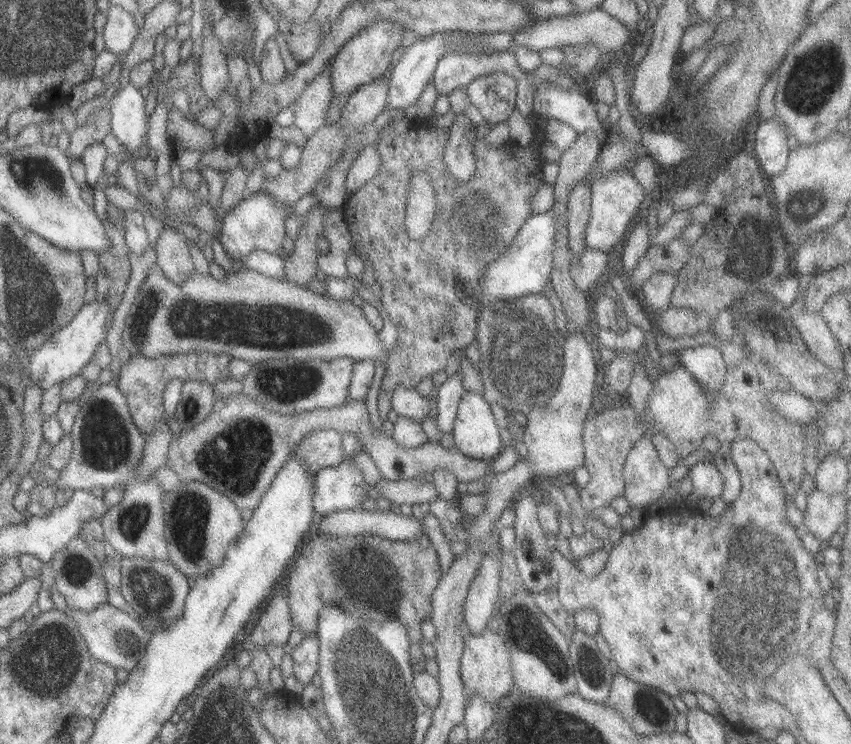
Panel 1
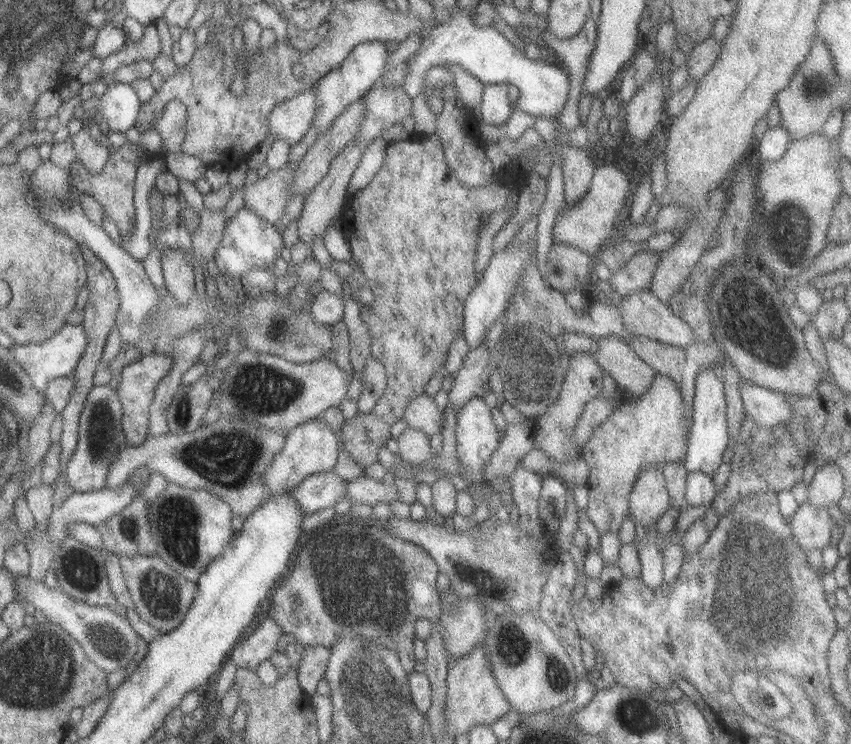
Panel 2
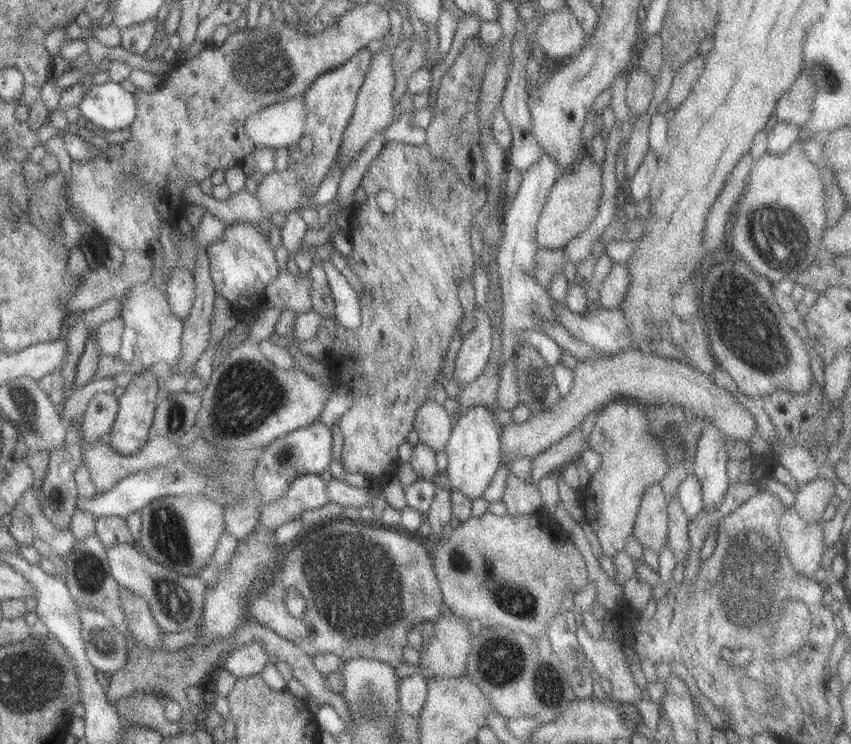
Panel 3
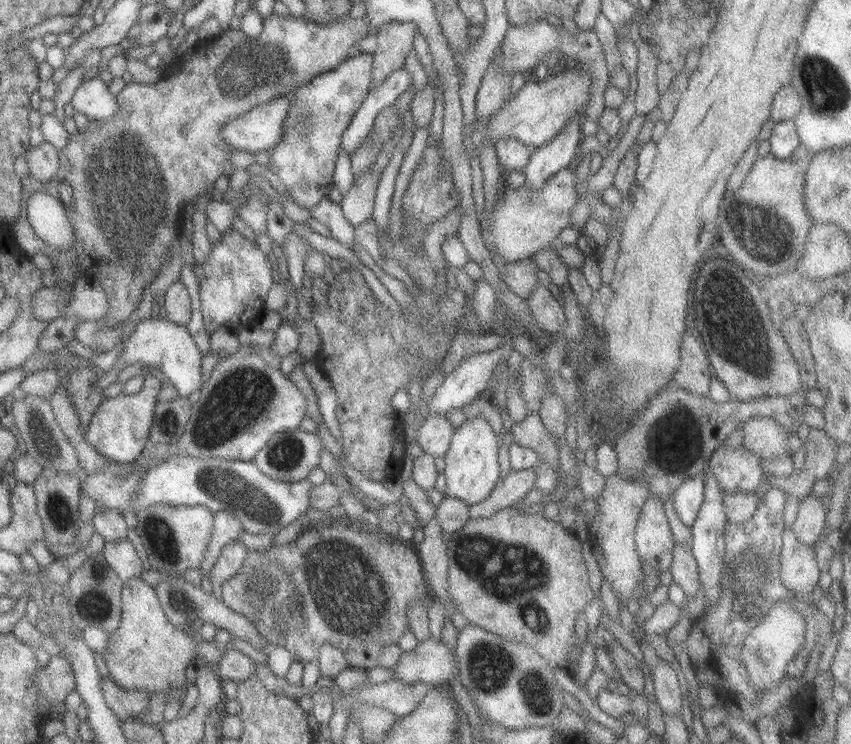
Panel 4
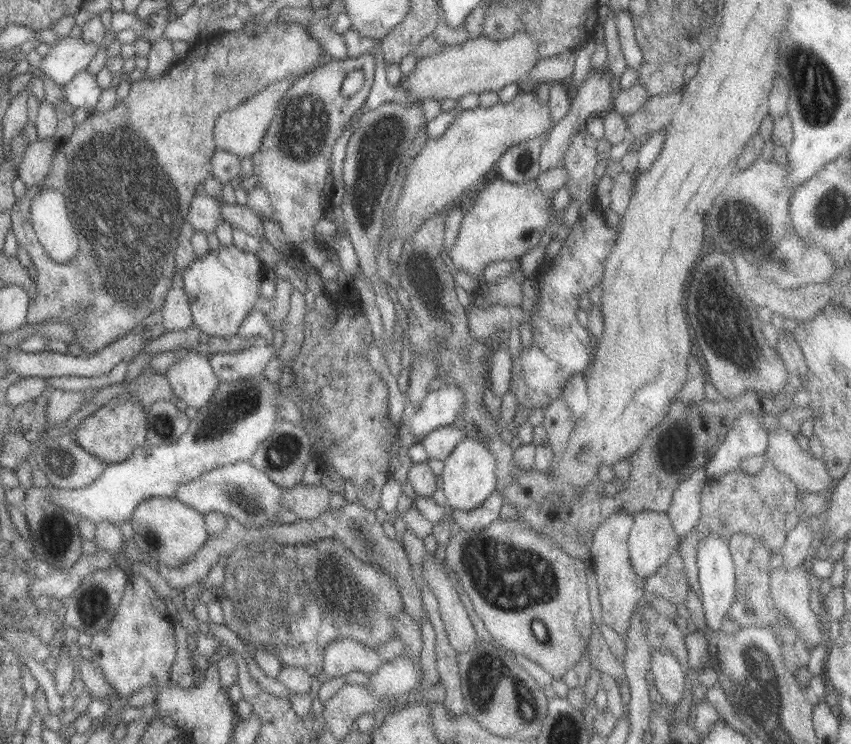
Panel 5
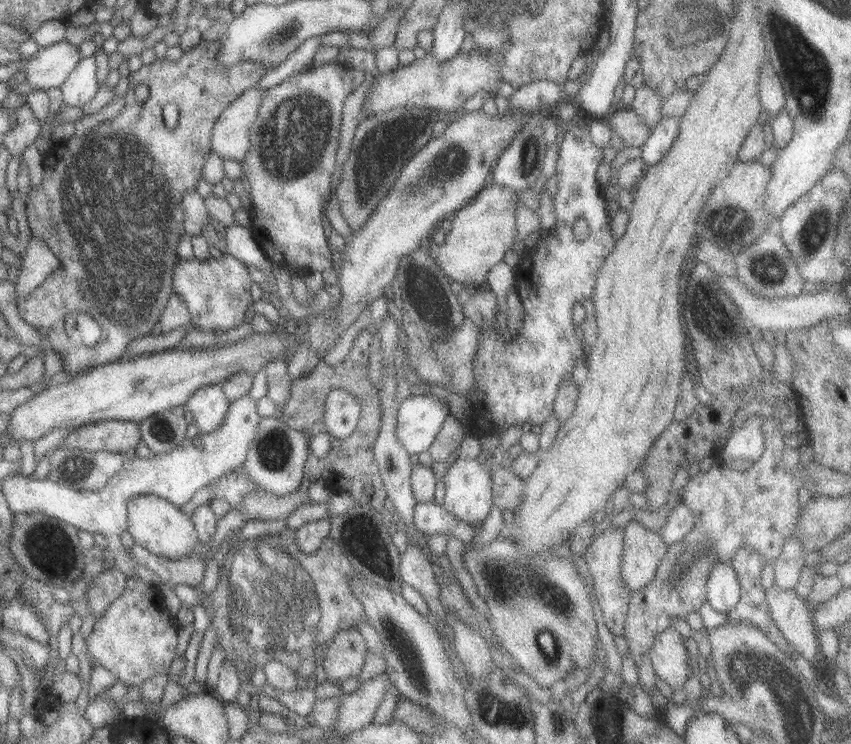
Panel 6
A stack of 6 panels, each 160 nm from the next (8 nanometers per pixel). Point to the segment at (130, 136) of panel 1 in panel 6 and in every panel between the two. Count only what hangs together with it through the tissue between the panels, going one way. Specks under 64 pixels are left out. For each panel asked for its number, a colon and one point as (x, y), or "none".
2: (118, 105)
3: (106, 105)
4: (92, 98)
5: (82, 91)
6: (80, 84)

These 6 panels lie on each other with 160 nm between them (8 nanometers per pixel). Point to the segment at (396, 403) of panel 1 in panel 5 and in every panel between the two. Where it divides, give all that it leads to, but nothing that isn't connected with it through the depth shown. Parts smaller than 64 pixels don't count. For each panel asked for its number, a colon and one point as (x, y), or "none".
2: (421, 414)
3: (431, 423)
4: (433, 436)
5: (438, 444)

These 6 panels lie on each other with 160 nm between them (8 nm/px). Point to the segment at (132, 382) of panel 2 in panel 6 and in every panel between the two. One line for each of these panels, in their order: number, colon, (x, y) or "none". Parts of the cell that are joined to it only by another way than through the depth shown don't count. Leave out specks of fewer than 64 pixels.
3: (130, 429)
4: (118, 431)
5: (114, 430)
6: (112, 436)

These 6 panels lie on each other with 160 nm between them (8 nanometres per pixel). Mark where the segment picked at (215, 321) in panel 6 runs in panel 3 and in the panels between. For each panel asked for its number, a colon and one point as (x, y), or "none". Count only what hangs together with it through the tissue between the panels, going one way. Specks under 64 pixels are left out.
3: (242, 263)
4: (233, 282)
5: (221, 286)

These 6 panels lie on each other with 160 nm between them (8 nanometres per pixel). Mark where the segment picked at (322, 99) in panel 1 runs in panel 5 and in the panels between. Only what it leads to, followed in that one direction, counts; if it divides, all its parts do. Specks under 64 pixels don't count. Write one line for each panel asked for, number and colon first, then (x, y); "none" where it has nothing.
2: (290, 120)
3: (277, 126)
4: (258, 129)
5: (238, 131)

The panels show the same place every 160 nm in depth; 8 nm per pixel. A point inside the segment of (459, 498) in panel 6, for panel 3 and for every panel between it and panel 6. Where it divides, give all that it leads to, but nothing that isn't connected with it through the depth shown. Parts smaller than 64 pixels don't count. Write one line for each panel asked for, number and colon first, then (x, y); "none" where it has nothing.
3: (472, 452)
4: (471, 470)
5: (467, 478)

